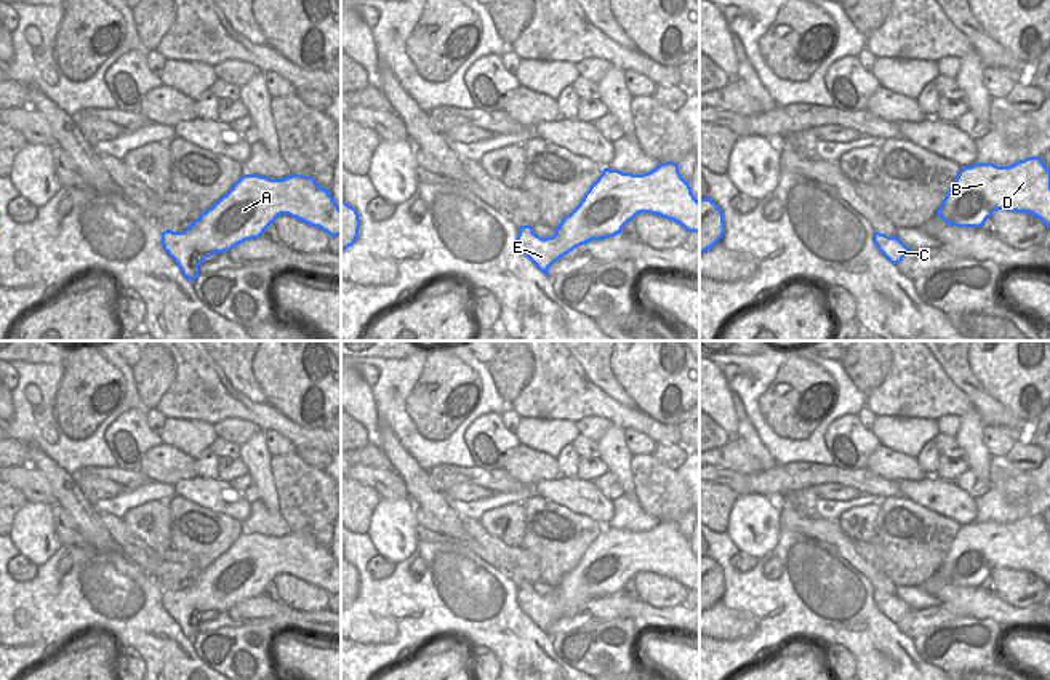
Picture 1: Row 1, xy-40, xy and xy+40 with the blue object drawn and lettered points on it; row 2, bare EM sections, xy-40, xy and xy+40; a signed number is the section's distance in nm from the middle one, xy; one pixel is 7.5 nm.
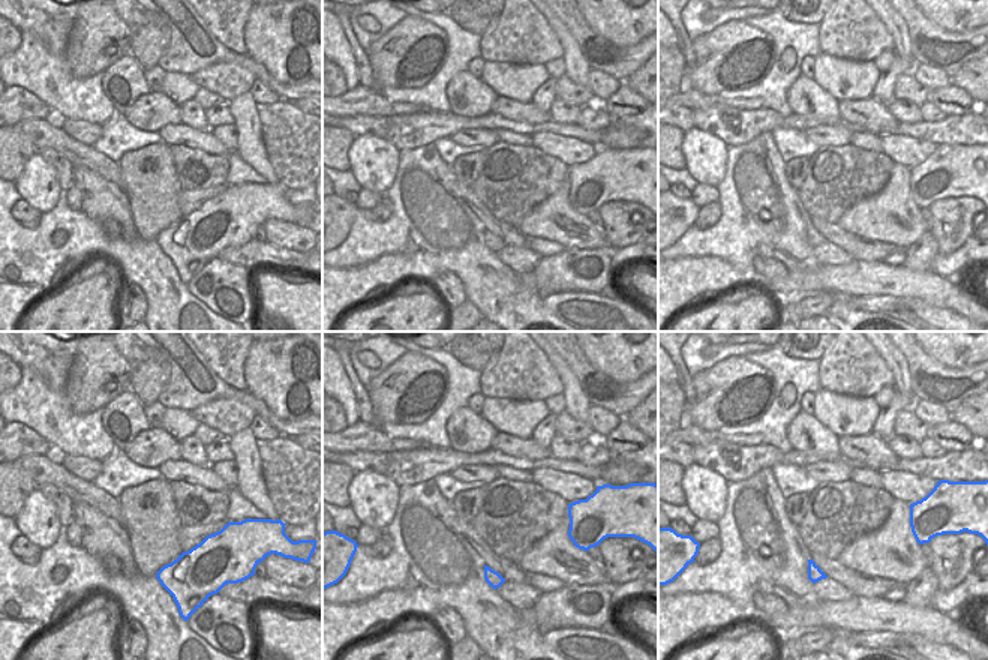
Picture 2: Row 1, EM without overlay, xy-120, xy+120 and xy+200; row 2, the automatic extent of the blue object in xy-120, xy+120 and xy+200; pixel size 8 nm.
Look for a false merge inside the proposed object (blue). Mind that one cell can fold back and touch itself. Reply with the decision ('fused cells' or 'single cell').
single cell

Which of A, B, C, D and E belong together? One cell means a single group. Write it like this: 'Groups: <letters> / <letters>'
Groups: A B C D E

